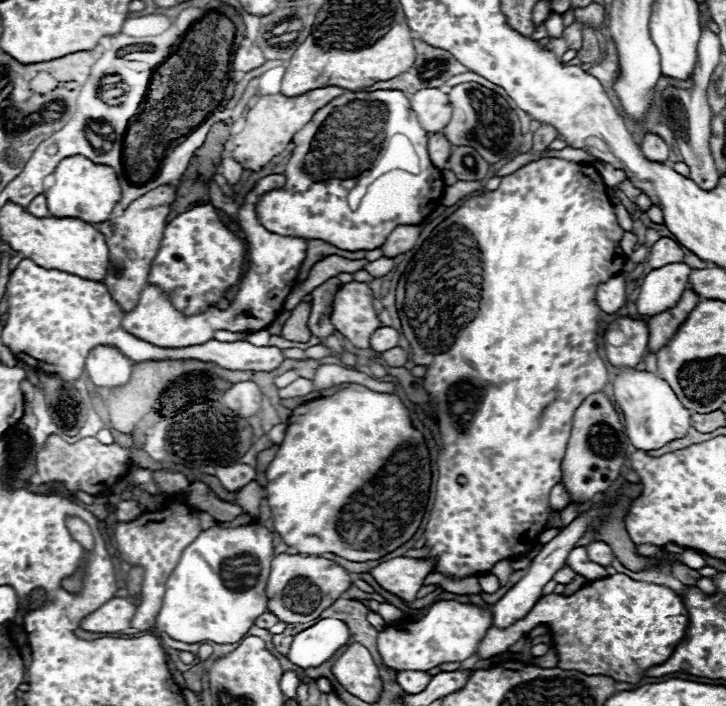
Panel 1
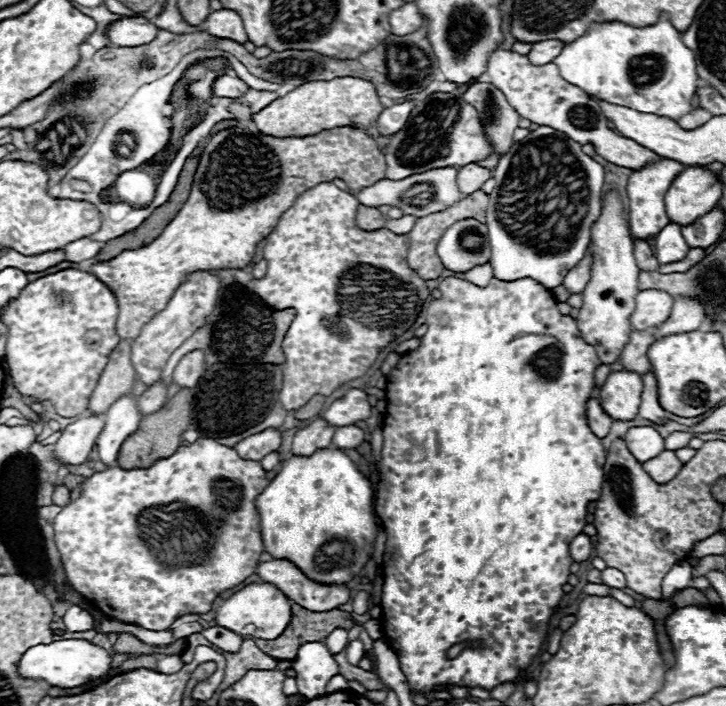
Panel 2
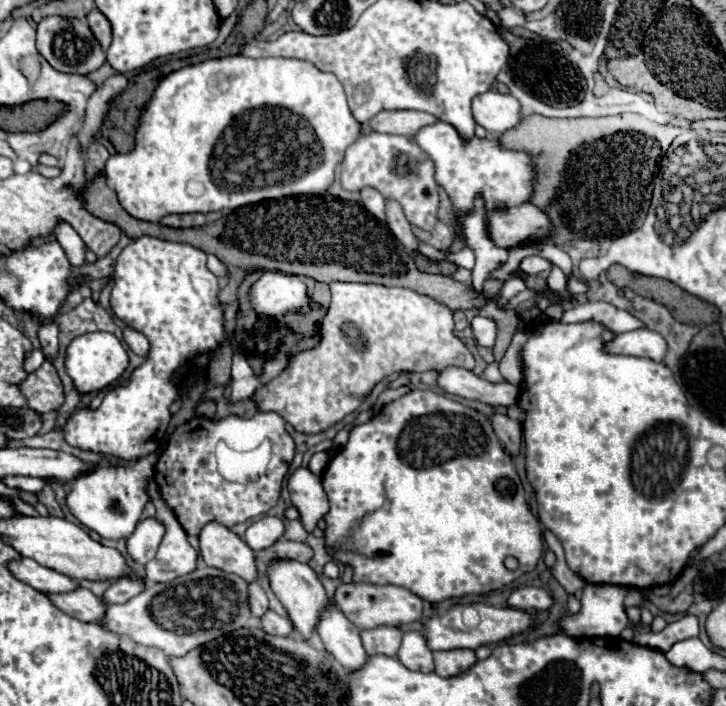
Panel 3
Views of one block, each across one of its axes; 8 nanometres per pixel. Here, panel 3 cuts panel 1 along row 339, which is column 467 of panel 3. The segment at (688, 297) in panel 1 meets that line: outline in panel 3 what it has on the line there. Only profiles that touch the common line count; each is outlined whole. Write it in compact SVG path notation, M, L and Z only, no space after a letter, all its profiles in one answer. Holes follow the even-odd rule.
M442 650L434 652L434 662L436 674L440 674L442 678L450 678L468 672L476 664L476 654L472 650Z

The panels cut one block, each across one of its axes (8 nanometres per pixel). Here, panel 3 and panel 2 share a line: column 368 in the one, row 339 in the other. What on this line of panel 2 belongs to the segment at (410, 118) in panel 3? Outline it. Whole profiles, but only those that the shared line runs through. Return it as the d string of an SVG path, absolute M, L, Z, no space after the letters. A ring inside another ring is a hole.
M122 338L118 346L112 350L108 364L90 396L88 412L106 412L118 396L132 390L136 380L136 372L130 360L130 340Z

